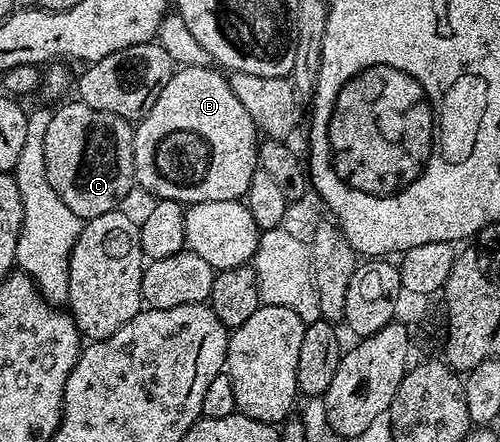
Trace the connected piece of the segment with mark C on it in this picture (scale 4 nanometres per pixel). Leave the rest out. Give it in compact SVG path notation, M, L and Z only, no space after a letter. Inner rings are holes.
M73 101L61 102L50 117L50 129L46 129L46 177L54 185L54 193L66 201L66 209L85 221L98 217L102 213L117 210L126 193L134 190L136 174L134 173L134 149L132 137L134 127L129 120L114 113L102 113L90 109L90 105Z

